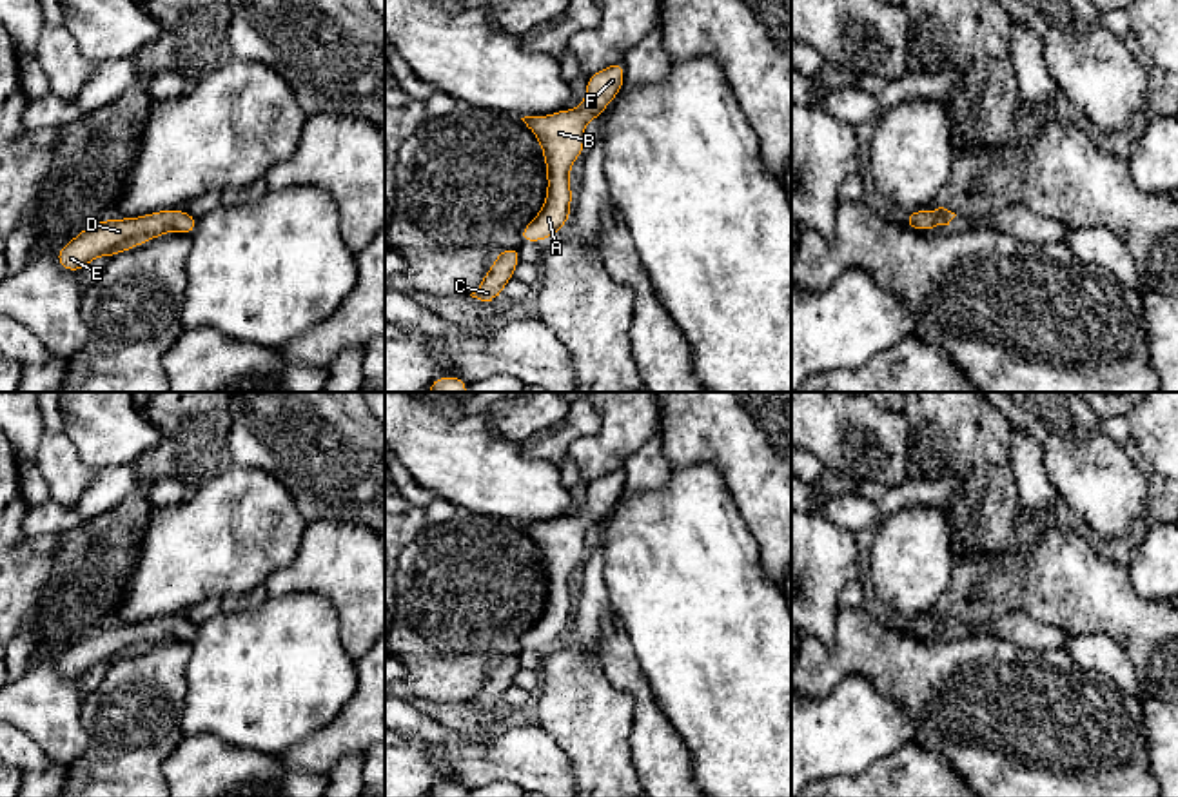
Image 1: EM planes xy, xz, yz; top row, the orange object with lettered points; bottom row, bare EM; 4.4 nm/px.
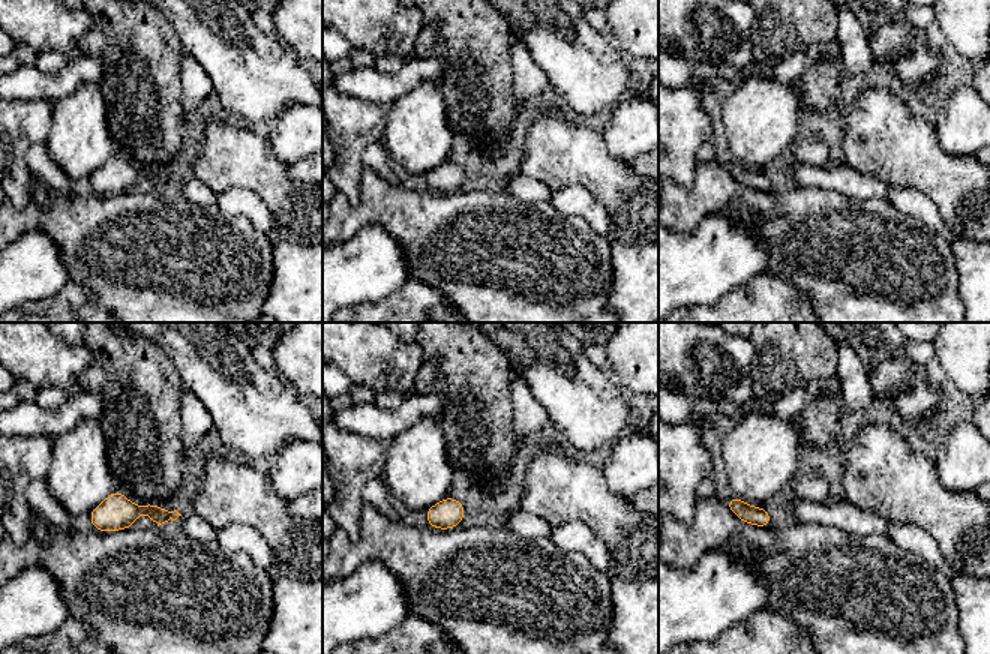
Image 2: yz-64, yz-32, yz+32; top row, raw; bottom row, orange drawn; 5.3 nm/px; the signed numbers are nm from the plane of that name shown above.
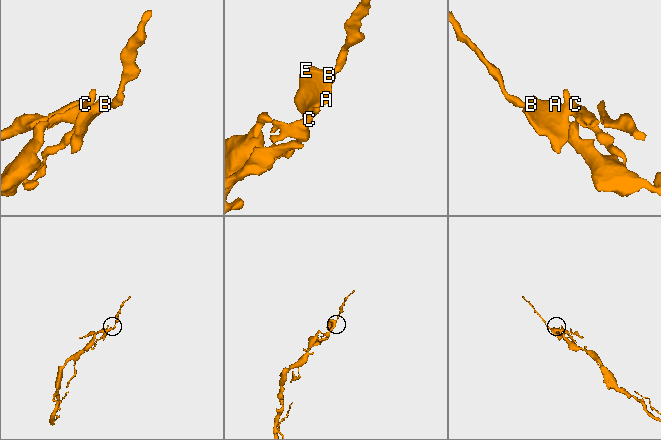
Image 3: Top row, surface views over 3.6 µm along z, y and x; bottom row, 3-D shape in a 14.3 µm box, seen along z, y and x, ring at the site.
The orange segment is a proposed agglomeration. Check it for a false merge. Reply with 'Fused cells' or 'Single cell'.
Single cell

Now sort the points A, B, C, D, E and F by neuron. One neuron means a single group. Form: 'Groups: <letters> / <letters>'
Groups: A B C D E F

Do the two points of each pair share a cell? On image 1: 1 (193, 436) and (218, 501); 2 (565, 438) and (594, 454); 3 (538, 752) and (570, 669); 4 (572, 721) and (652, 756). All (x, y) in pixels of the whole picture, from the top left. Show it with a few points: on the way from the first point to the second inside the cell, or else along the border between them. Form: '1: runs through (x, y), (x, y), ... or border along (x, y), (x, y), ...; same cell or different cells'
1: border along (229, 462), (189, 492); different cells
2: border along (598, 411), (599, 427), (579, 436), (567, 454); different cells
3: border along (536, 723), (550, 736), (570, 768); different cells
4: border along (634, 705), (630, 757), (639, 777); different cells

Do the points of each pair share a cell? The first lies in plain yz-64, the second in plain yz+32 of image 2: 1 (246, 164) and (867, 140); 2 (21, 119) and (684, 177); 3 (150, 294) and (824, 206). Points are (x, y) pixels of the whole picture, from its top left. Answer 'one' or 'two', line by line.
1: one
2: one
3: one

